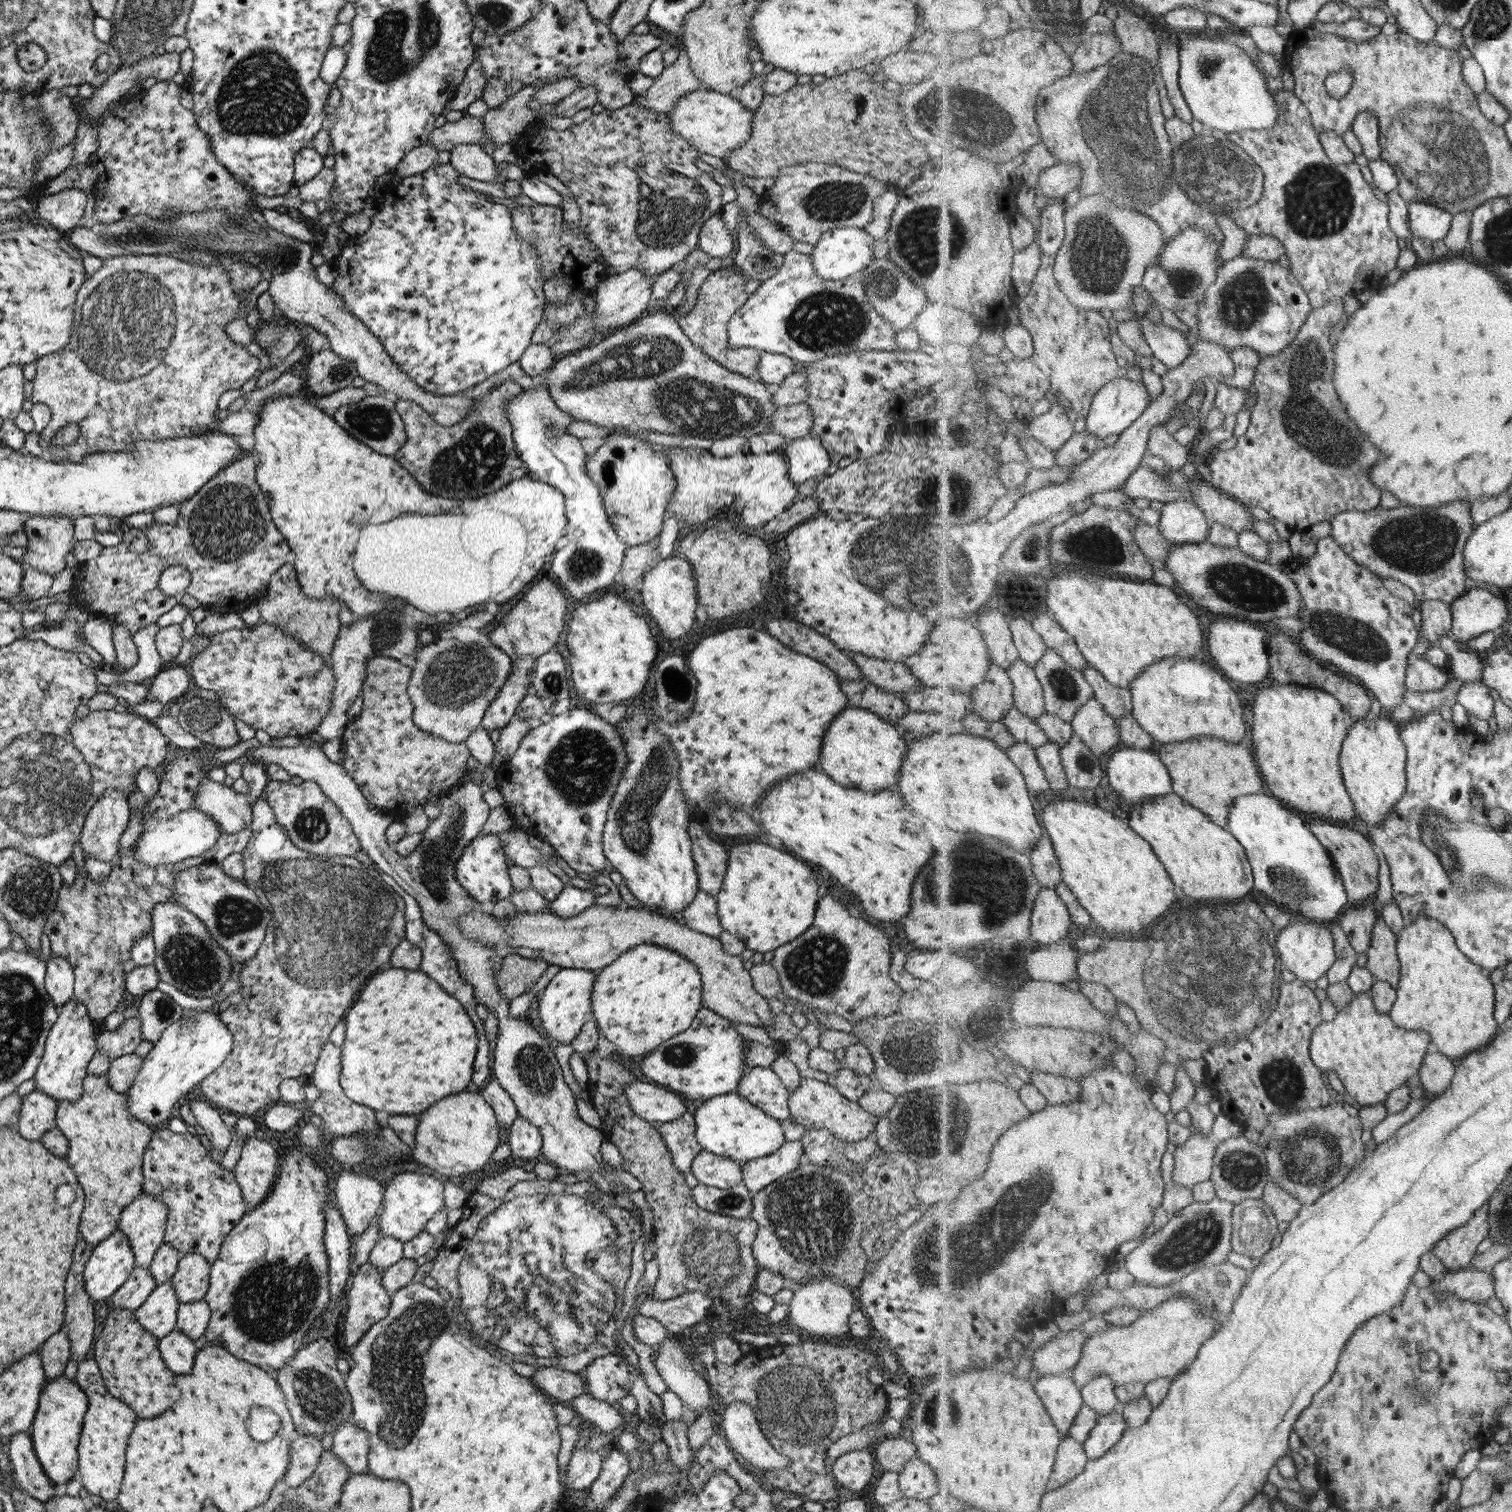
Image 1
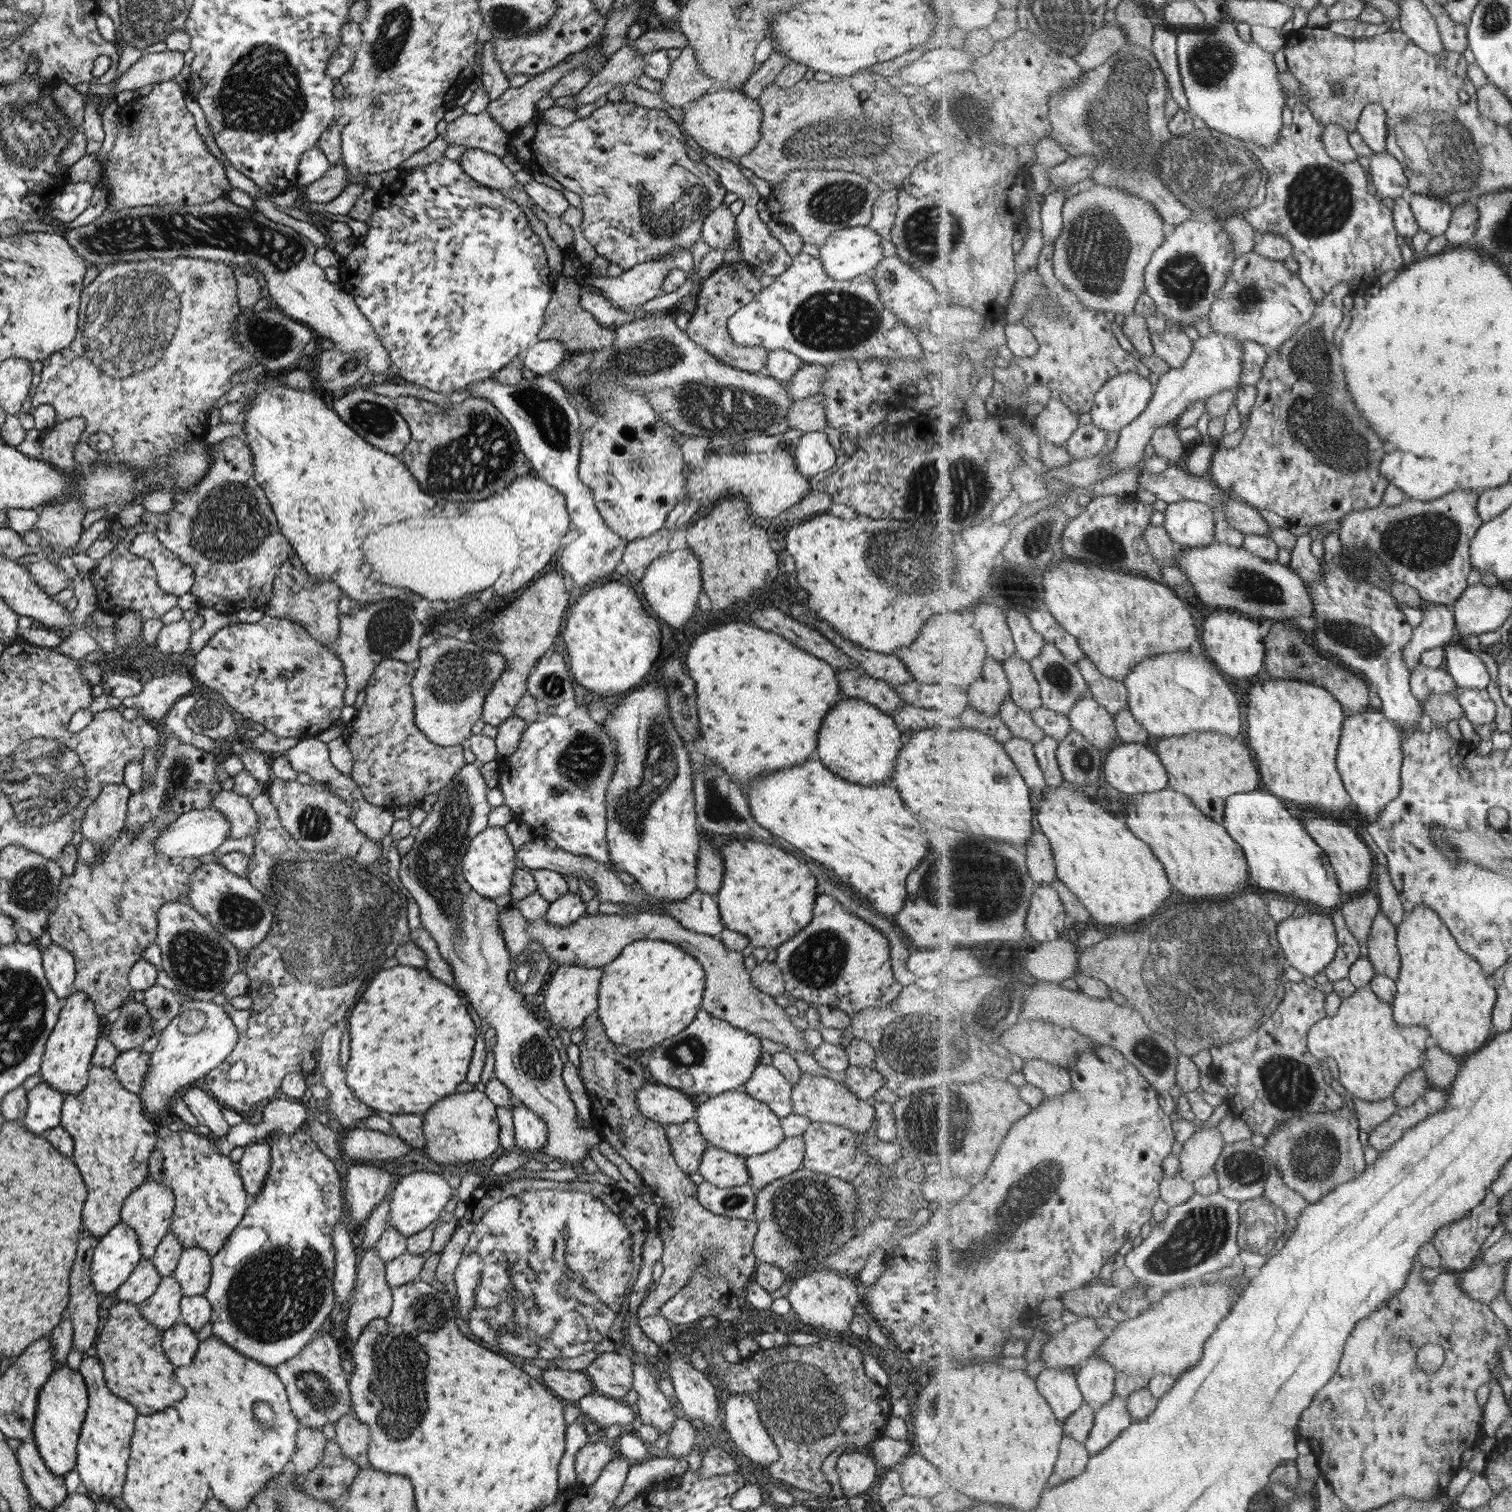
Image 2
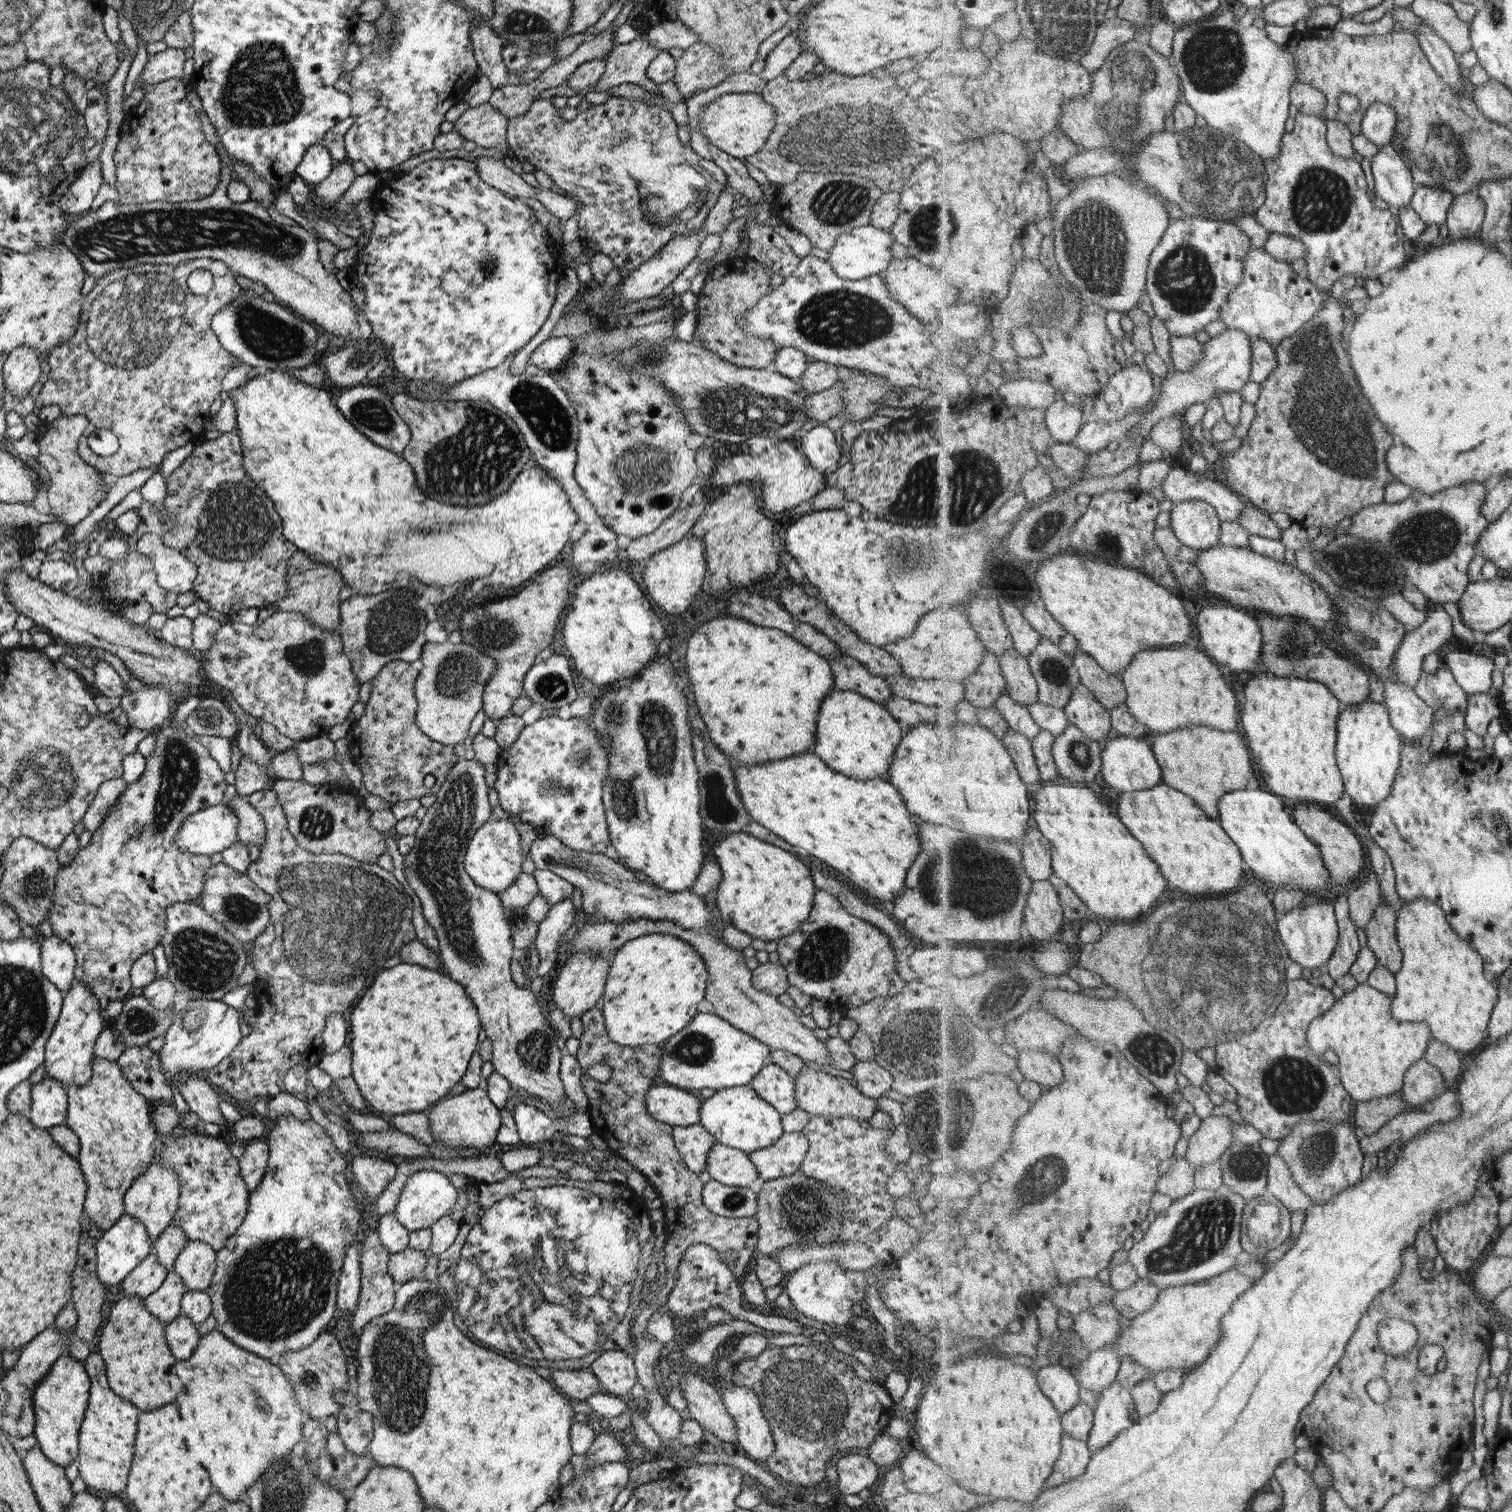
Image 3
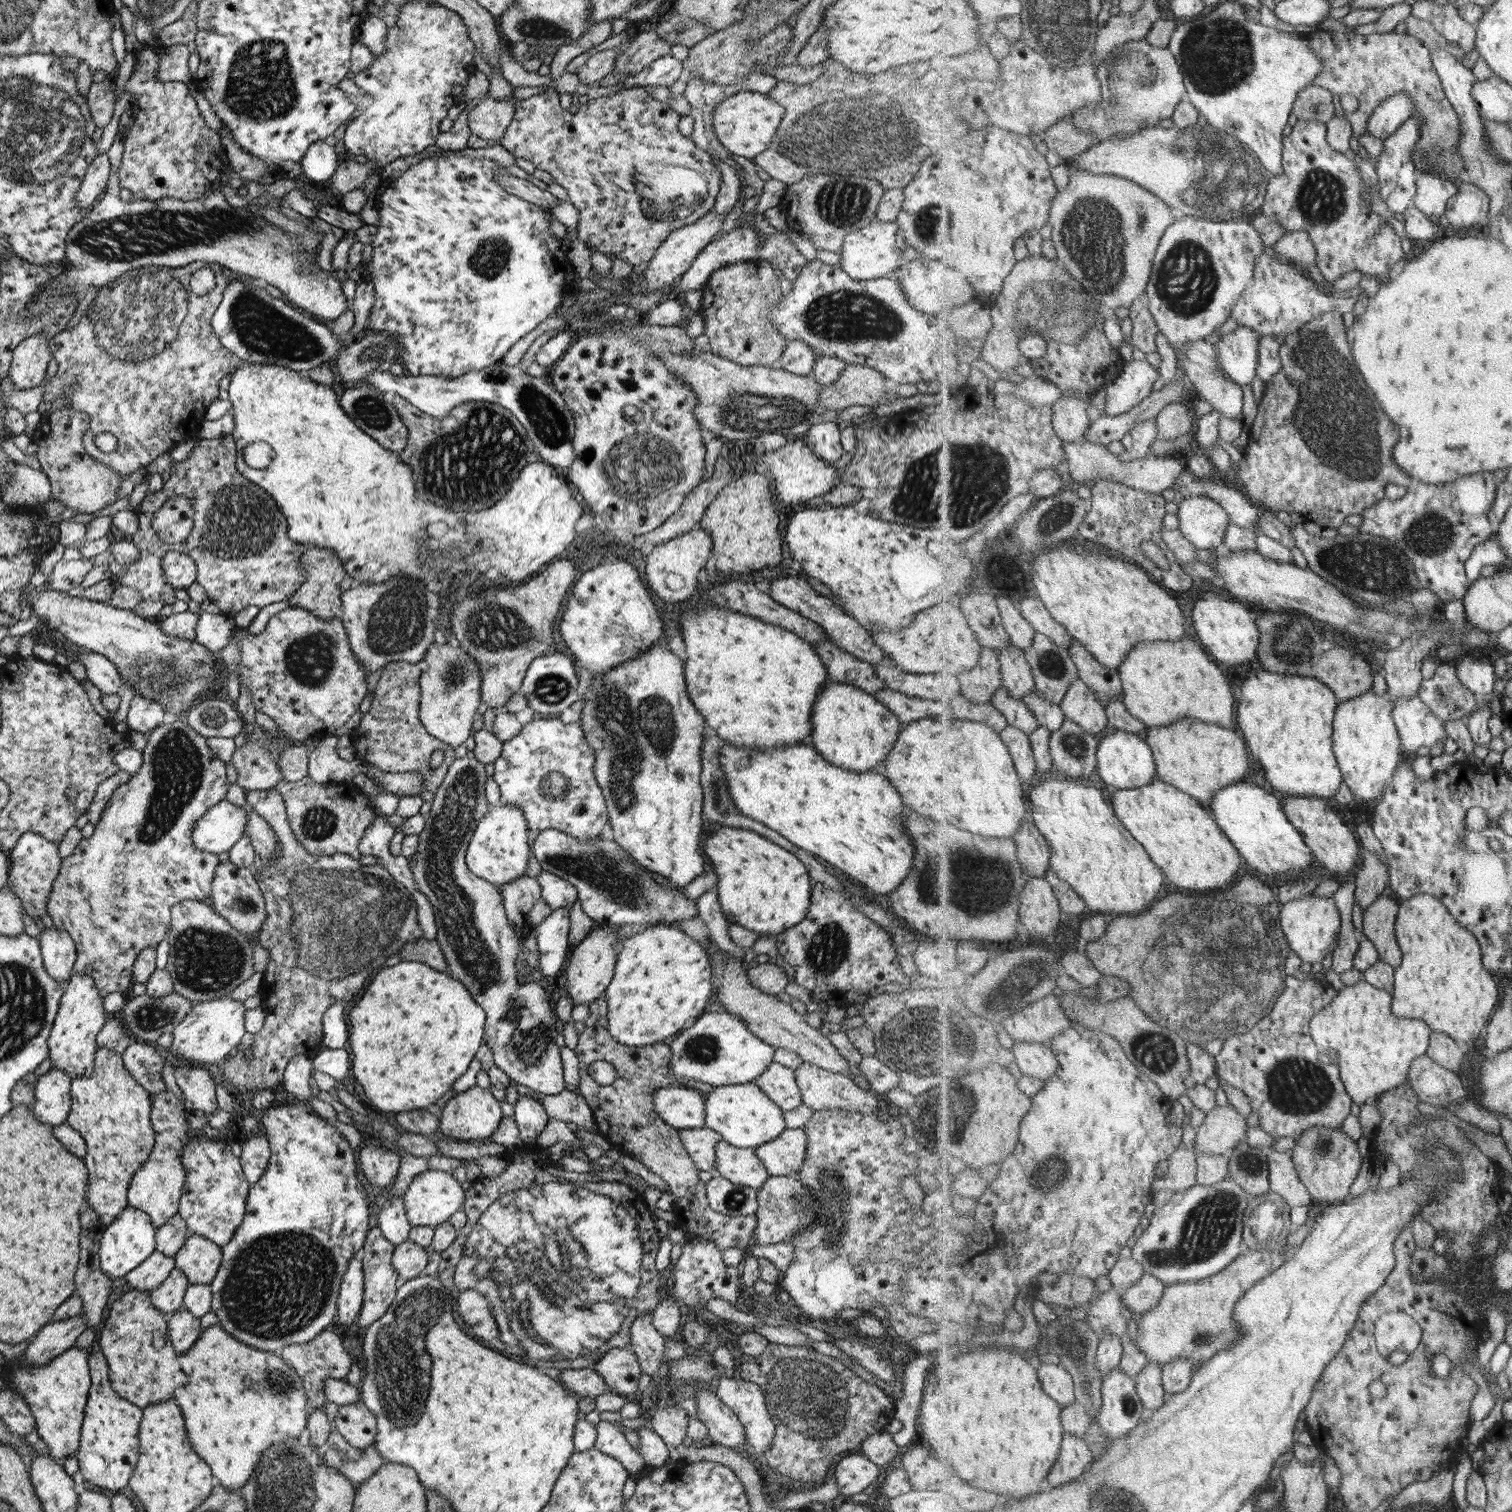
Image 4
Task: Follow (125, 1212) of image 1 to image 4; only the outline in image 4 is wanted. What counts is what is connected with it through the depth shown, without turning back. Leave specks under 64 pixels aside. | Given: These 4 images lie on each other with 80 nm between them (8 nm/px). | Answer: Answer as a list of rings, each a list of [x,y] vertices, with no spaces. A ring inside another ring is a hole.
[[[169,1088],[155,1093],[150,1105],[150,1123],[154,1134],[153,1148],[128,1182],[126,1199],[129,1206],[147,1214],[155,1230],[178,1212],[178,1202],[186,1177],[179,1155],[183,1145],[190,1138],[187,1135],[187,1117],[194,1108],[183,1096],[180,1099],[174,1096]]]

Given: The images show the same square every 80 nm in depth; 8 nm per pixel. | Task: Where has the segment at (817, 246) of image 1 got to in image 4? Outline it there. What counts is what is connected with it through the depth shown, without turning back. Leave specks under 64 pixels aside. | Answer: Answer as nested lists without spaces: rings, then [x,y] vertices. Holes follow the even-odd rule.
[[[871,221],[867,226],[844,236],[839,254],[839,268],[853,280],[891,277],[901,265],[901,252],[906,247],[897,221]]]

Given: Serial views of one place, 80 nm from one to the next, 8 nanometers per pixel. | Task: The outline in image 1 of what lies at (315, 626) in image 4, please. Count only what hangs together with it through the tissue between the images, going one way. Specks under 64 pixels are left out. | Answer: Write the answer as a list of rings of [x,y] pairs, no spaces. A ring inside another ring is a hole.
[[[259,620],[256,625],[240,629],[222,630],[208,638],[206,647],[191,662],[192,687],[212,690],[227,712],[254,730],[263,730],[270,737],[304,737],[314,732],[330,709],[335,686],[333,670],[311,649],[305,648],[296,638],[284,633],[278,626]]]

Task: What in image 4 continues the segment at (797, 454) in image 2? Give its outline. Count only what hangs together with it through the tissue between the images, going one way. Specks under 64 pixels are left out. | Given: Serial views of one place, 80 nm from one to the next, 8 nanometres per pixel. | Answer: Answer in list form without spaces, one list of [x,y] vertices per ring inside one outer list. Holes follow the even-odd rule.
[[[834,421],[815,422],[806,430],[804,441],[820,459],[832,464],[844,452],[839,443],[839,431]]]

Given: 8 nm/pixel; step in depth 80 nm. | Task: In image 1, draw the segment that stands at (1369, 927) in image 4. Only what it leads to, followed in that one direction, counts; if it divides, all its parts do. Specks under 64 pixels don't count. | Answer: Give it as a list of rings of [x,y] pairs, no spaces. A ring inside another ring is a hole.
[[[1381,915],[1375,923],[1367,957],[1367,968],[1376,980],[1390,982],[1397,989],[1402,976],[1398,936]]]

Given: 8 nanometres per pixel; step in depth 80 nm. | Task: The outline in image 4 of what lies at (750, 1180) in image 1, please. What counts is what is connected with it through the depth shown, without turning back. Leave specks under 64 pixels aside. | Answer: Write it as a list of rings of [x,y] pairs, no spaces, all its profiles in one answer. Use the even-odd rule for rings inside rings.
[[[784,1128],[773,1140],[757,1146],[754,1154],[769,1177],[796,1175],[803,1163],[805,1148],[803,1129]]]

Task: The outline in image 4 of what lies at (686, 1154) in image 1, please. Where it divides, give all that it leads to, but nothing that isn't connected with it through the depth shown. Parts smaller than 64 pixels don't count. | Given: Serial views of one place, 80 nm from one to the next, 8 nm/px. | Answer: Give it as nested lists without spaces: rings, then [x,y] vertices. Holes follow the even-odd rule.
[[[703,1126],[679,1130],[678,1137],[687,1156],[691,1158],[691,1164],[695,1165],[698,1171],[712,1172],[715,1165],[715,1144],[722,1140],[722,1136]]]

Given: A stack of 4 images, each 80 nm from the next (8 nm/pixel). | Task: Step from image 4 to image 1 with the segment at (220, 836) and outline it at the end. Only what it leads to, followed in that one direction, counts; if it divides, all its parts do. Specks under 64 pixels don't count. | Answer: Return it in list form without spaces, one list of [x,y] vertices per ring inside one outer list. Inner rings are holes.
[[[187,810],[179,812],[169,818],[148,818],[142,824],[142,832],[136,840],[136,859],[147,866],[160,864],[177,863],[184,858],[200,856],[201,853],[209,850],[220,835],[218,824],[207,814],[199,810]]]

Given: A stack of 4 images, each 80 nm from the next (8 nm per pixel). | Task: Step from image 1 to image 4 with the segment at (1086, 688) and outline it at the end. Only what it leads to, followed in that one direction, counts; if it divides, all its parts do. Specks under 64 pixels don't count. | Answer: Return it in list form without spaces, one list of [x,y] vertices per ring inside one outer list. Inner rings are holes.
[[[1037,633],[1033,646],[1030,646],[1025,651],[1027,660],[1030,661],[1031,669],[1034,672],[1037,691],[1048,701],[1061,705],[1067,691],[1070,690],[1071,683],[1080,679],[1078,668],[1070,650],[1067,647],[1059,646],[1050,636]]]

